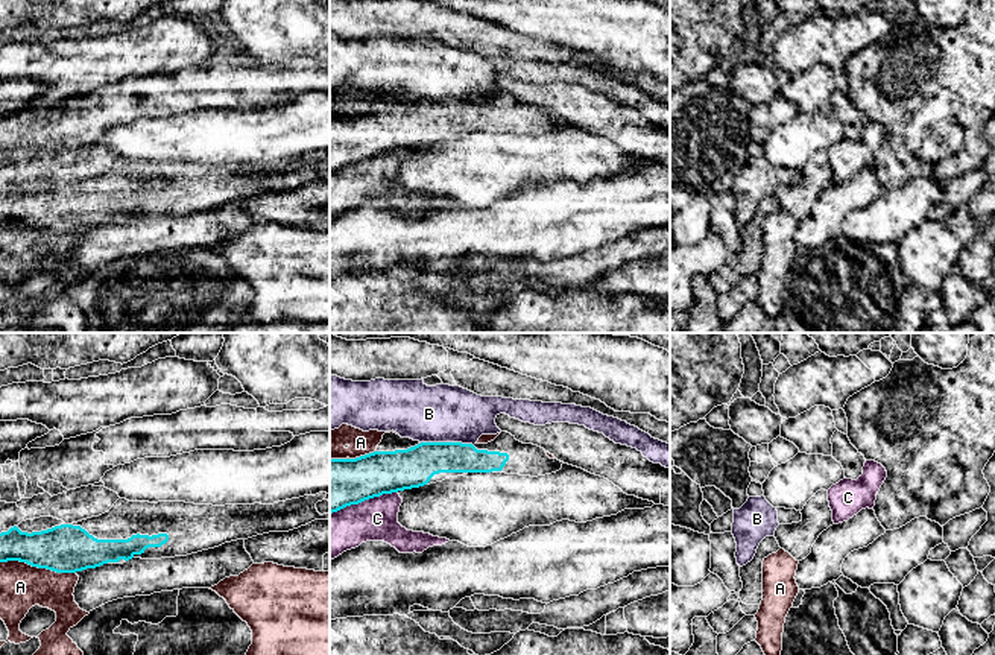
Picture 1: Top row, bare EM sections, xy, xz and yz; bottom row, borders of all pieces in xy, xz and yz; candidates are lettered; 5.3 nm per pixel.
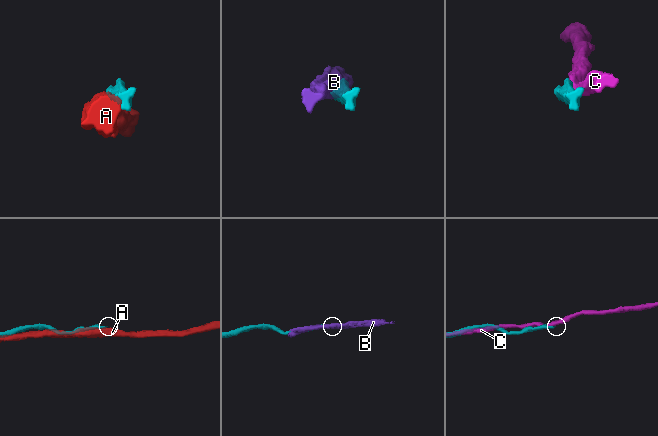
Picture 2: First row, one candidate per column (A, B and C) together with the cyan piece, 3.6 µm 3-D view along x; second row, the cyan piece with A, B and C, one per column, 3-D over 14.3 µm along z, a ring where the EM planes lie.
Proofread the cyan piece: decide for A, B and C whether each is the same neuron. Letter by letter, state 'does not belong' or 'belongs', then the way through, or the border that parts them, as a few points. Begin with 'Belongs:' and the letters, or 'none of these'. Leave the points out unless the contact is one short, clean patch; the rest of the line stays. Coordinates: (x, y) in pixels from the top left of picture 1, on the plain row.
Belongs: none of these
A: does not belong
B: does not belong
C: does not belong

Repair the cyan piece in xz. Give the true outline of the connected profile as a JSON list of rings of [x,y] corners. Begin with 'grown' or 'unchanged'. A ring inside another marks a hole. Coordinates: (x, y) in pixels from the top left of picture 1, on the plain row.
grown; [[[501,91],[488,103],[421,102],[407,109],[330,119],[330,173],[365,160],[468,132],[545,135],[562,128],[544,108]]]

